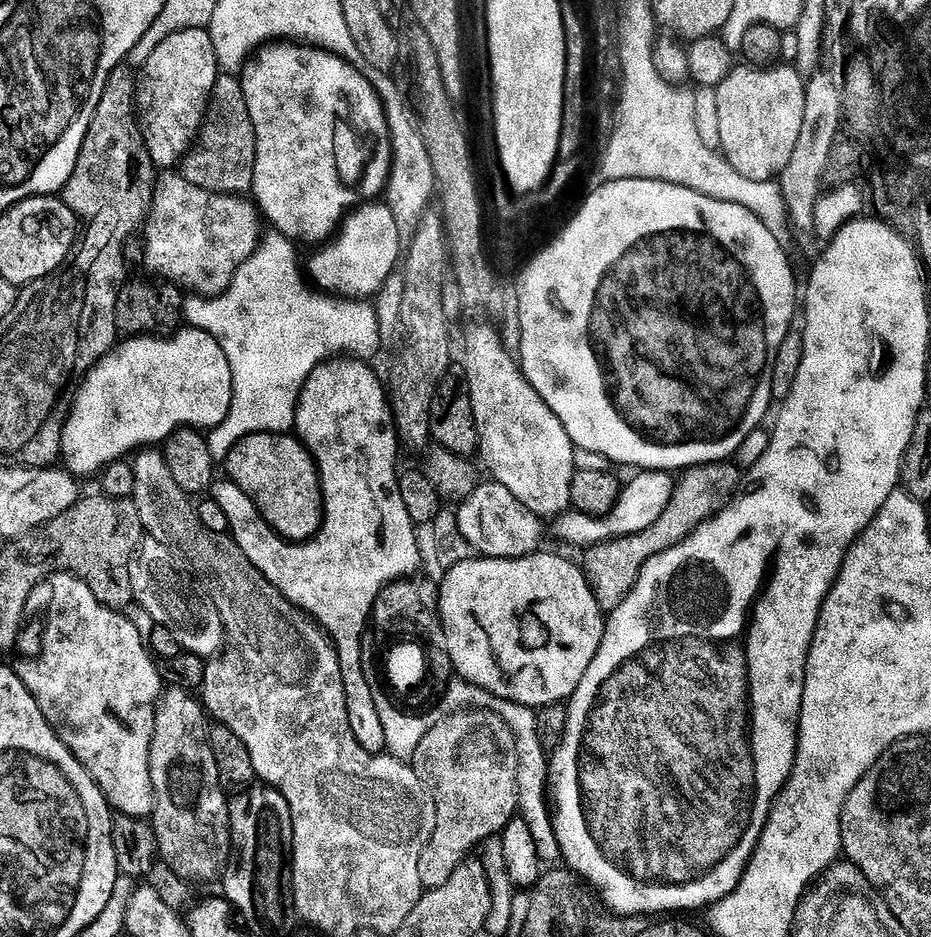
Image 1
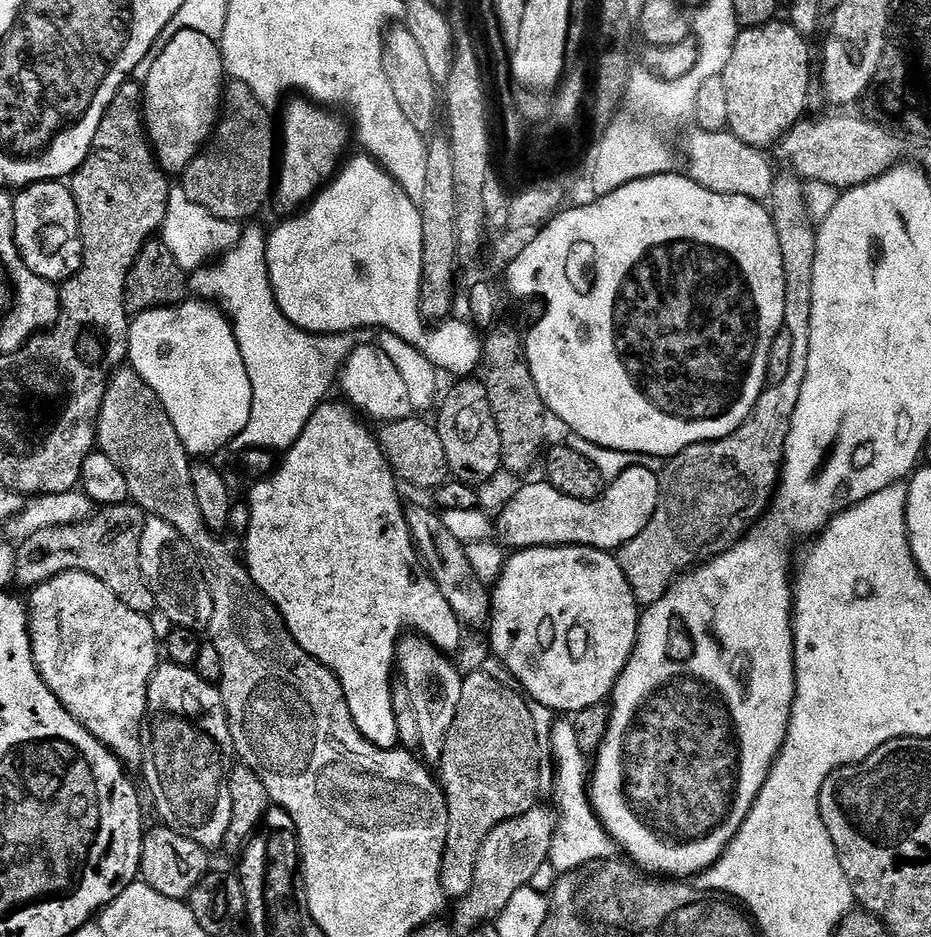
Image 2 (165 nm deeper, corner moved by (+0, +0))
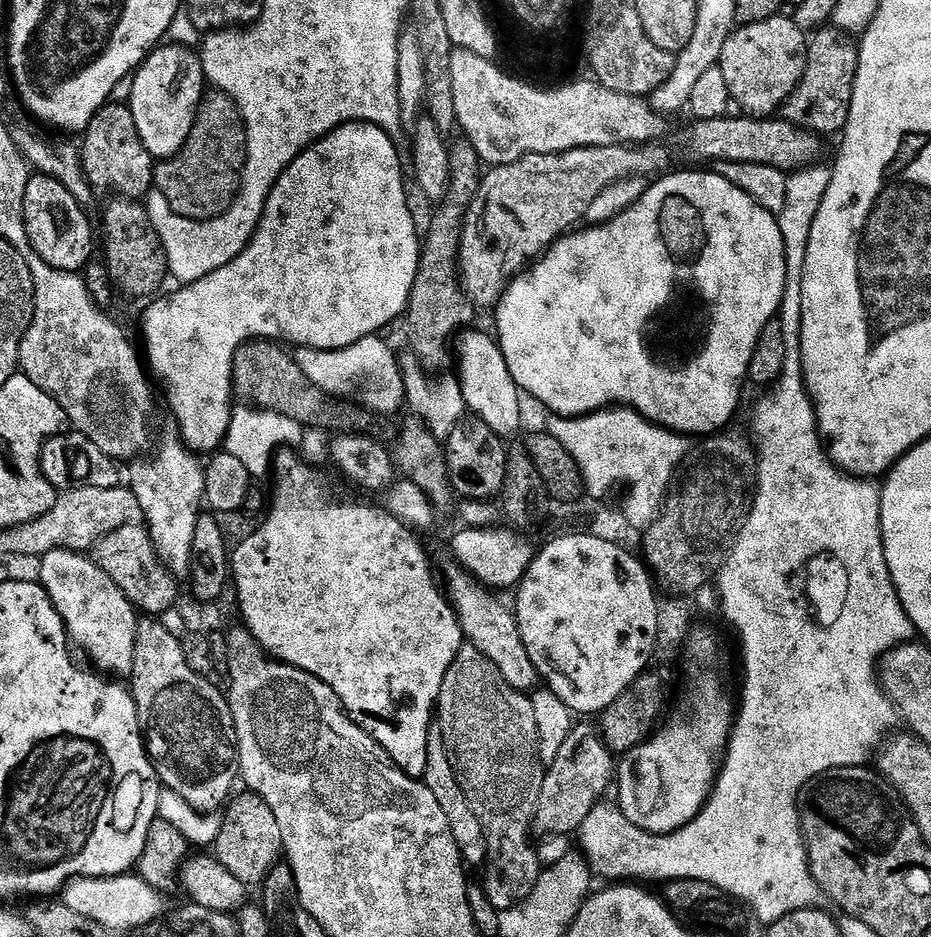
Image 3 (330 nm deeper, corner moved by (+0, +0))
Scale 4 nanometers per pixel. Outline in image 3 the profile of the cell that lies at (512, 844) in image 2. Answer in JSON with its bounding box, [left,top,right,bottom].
[533,721,616,837]

